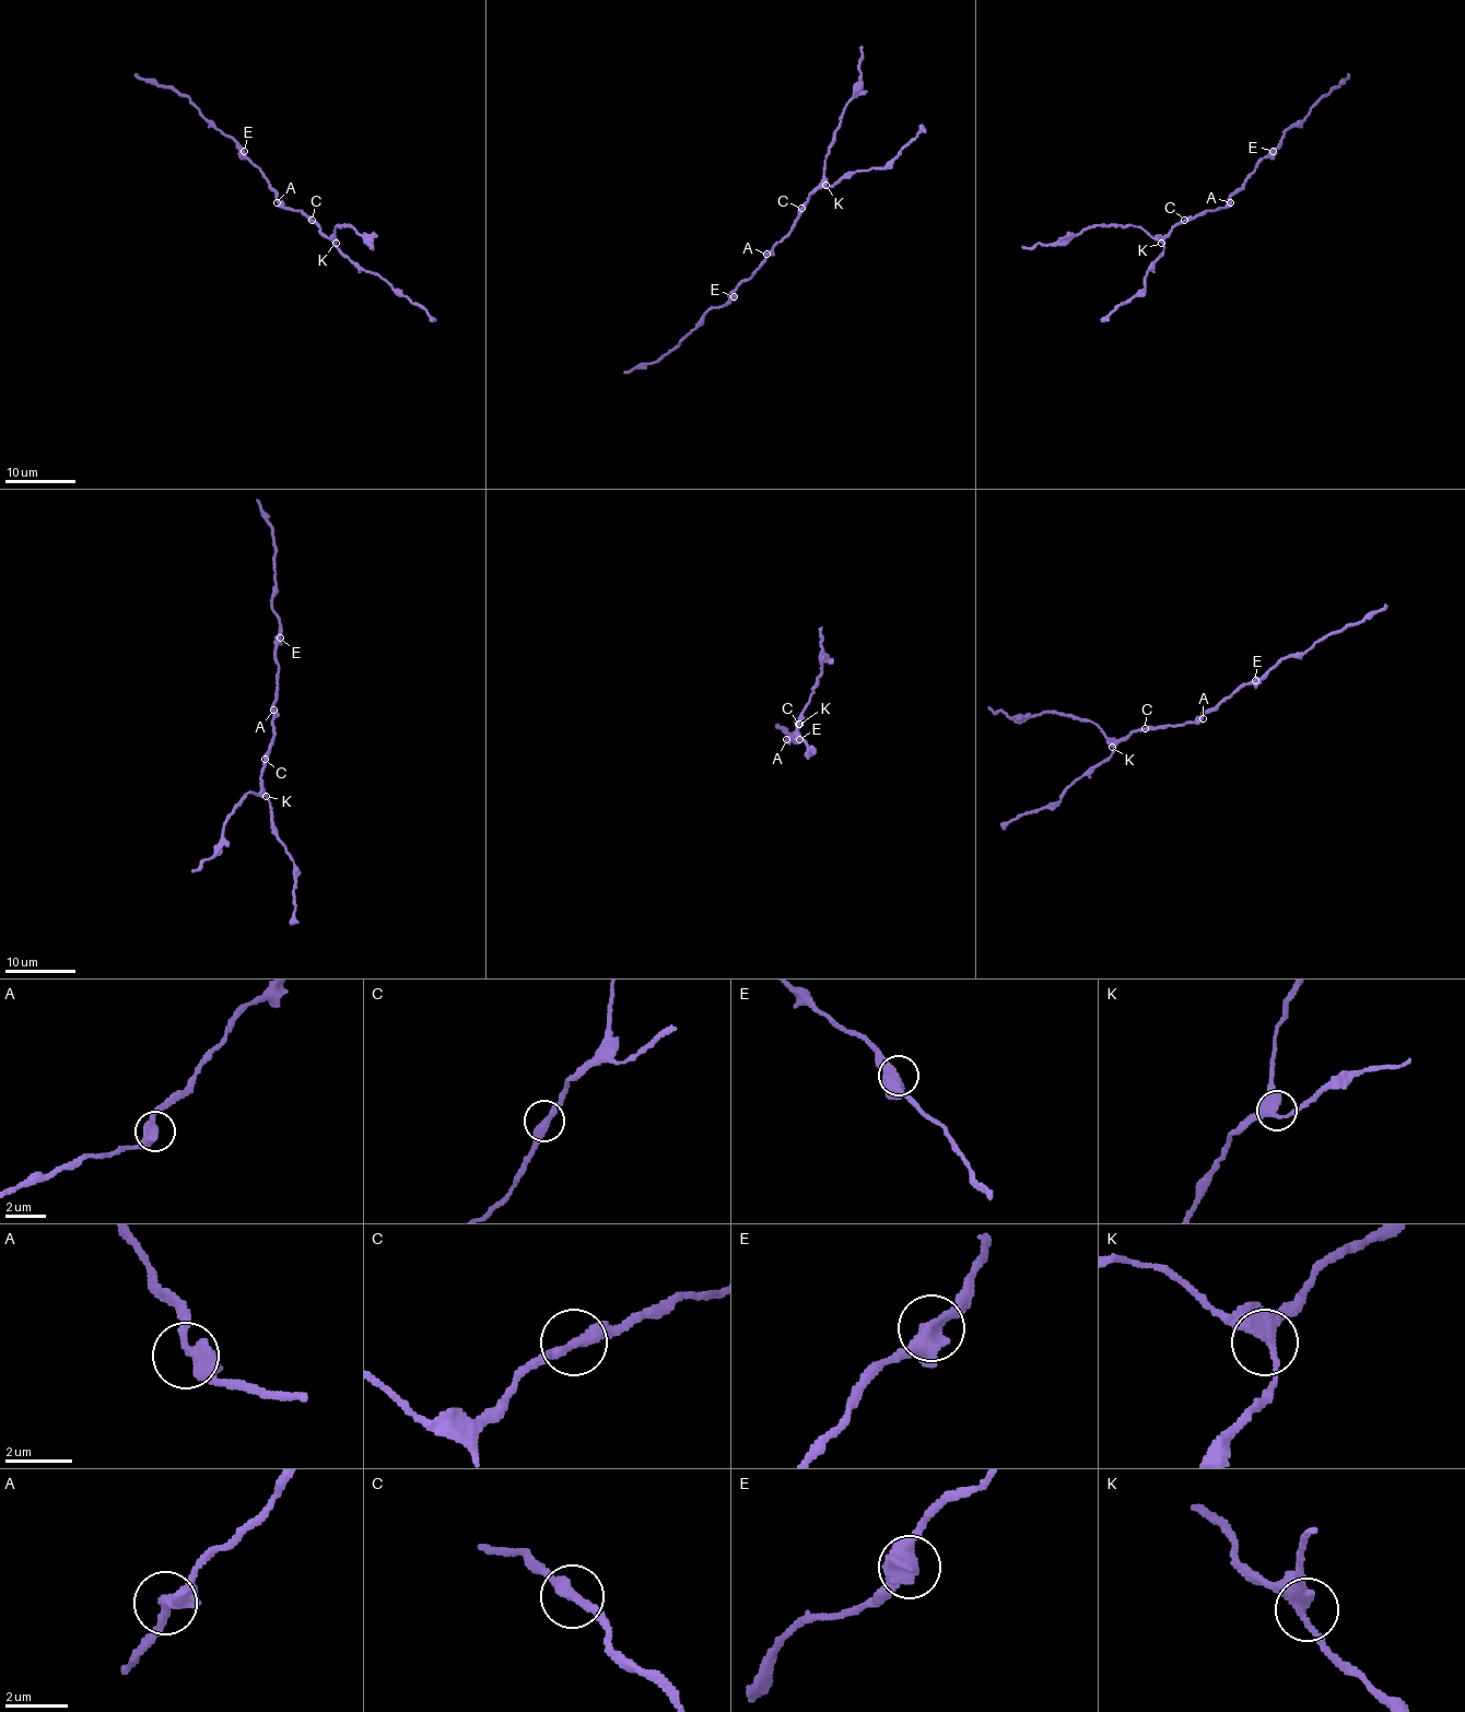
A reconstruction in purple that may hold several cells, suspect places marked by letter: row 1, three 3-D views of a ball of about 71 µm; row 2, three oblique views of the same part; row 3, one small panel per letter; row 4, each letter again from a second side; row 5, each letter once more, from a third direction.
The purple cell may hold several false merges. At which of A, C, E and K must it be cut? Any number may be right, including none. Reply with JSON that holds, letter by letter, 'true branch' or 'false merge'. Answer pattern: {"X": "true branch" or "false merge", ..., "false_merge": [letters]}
{"A": "true branch", "C": "true branch", "E": "true branch", "K": "true branch", "false_merge": []}

